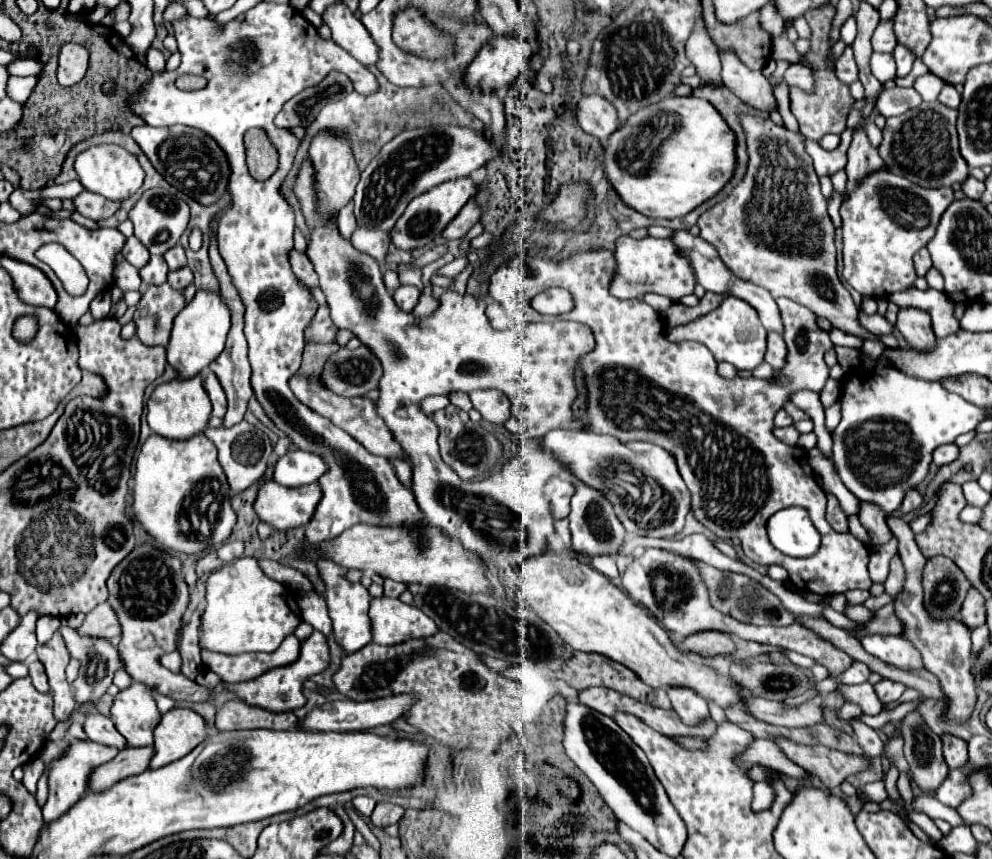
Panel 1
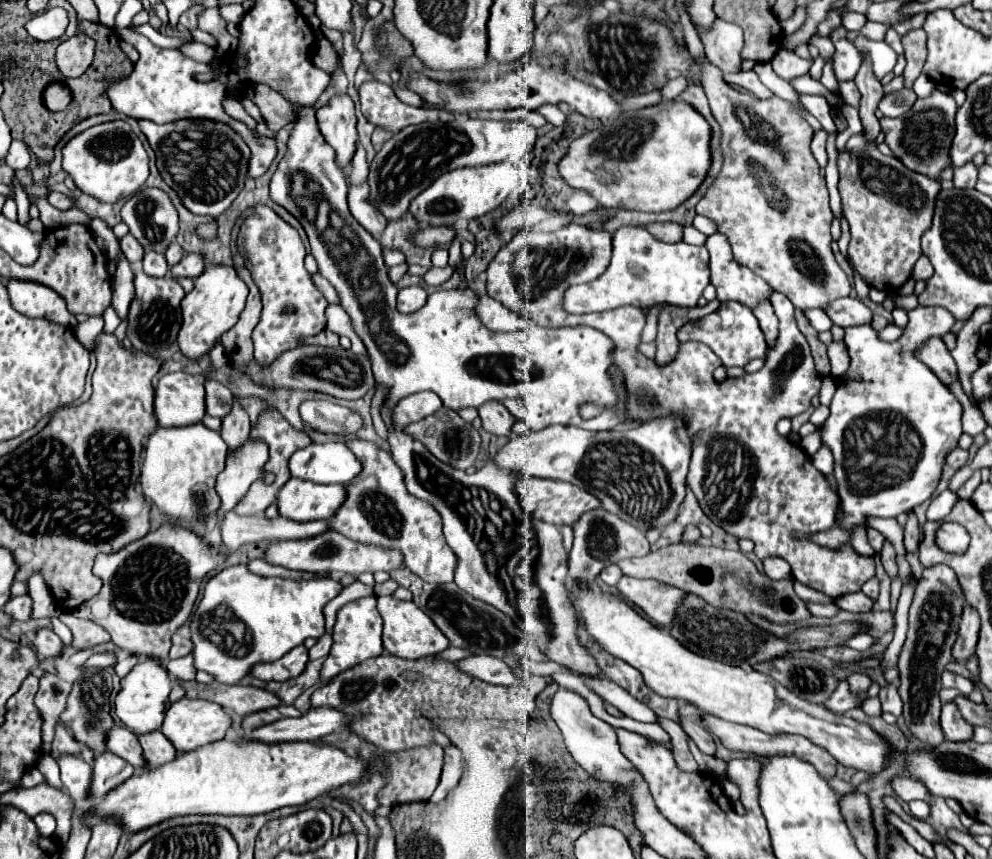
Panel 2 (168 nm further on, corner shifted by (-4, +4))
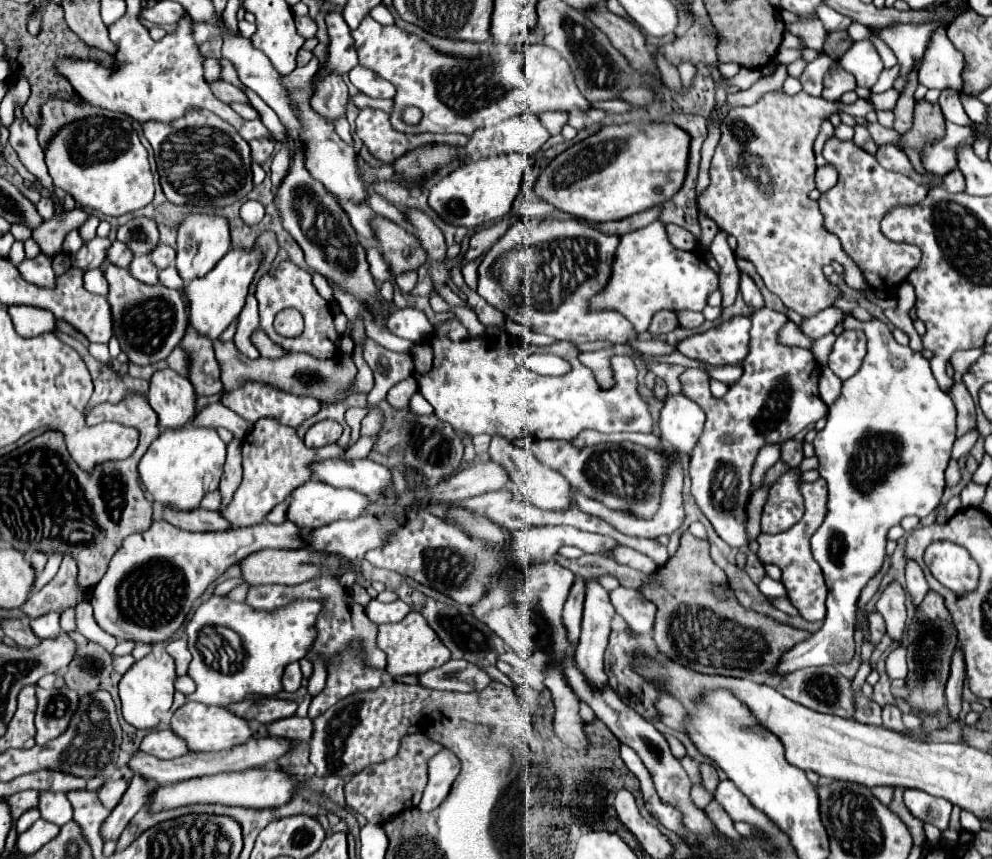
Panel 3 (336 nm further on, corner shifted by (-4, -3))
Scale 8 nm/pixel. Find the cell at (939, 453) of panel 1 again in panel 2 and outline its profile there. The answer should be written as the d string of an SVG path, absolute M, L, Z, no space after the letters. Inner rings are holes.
M953 448L953 452L949 452L949 456L947 456L947 464L955 470L959 470L963 464L967 464L967 460L969 460L969 452L963 448Z

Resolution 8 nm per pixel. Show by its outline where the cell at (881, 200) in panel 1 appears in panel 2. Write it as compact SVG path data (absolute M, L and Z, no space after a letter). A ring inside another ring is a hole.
M861 134L849 138L847 152L839 154L837 164L843 214L851 228L847 258L871 288L895 292L909 280L921 256L921 236L931 228L941 184L905 168L893 156L883 156L877 146L865 144Z

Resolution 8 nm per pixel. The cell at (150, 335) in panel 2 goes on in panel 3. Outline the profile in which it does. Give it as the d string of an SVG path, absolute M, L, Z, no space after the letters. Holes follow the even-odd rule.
M109 263L103 267L103 277L109 283L107 301L111 305L113 333L119 339L121 351L129 357L131 363L137 365L163 361L179 345L181 335L185 335L187 313L179 293L163 285L145 285L129 277L127 269L119 269Z

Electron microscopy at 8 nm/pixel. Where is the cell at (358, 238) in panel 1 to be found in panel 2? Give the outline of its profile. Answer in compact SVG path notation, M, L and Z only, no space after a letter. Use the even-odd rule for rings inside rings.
M365 184L359 188L349 188L349 210L351 210L353 218L373 238L379 238L383 234L383 230L387 228L387 220L369 204L367 194L369 194L369 188L365 188Z

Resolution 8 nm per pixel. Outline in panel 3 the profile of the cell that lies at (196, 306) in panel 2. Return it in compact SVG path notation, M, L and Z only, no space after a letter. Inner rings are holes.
M231 249L205 277L193 279L185 287L189 299L189 319L201 335L217 339L227 329L227 325L235 317L239 317L245 305L249 283L253 281L257 269L261 267L261 261L263 253L259 249Z

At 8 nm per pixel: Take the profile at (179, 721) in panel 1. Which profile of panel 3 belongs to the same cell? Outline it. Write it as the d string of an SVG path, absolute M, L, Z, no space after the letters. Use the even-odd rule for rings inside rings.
M191 701L173 713L171 729L187 741L191 751L225 751L235 745L243 745L253 735L249 723L243 717L231 713L229 709L205 703L191 703Z

